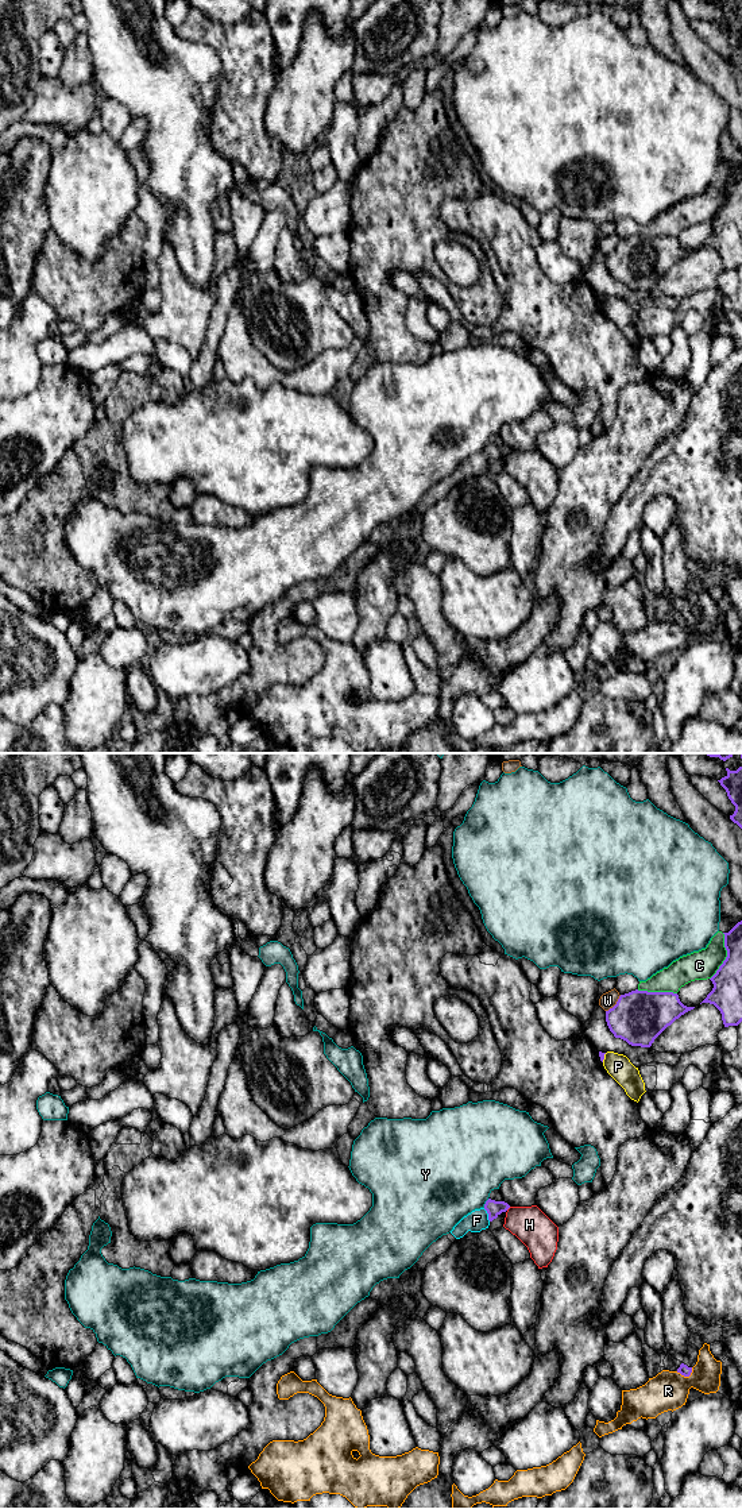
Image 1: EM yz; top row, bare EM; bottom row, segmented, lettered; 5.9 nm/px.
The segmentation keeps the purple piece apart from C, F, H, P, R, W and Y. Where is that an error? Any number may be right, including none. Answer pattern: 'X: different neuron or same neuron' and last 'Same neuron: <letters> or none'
C: different neuron
F: same neuron
H: different neuron
P: different neuron
R: different neuron
W: different neuron
Y: different neuron
Same neuron: F

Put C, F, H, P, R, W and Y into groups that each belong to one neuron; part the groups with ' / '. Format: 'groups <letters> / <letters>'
groups C / F / H / P / R / W / Y

